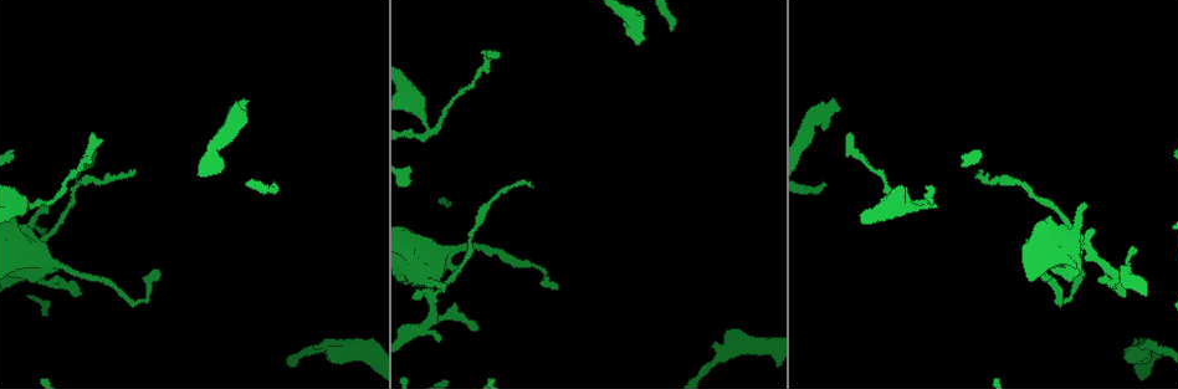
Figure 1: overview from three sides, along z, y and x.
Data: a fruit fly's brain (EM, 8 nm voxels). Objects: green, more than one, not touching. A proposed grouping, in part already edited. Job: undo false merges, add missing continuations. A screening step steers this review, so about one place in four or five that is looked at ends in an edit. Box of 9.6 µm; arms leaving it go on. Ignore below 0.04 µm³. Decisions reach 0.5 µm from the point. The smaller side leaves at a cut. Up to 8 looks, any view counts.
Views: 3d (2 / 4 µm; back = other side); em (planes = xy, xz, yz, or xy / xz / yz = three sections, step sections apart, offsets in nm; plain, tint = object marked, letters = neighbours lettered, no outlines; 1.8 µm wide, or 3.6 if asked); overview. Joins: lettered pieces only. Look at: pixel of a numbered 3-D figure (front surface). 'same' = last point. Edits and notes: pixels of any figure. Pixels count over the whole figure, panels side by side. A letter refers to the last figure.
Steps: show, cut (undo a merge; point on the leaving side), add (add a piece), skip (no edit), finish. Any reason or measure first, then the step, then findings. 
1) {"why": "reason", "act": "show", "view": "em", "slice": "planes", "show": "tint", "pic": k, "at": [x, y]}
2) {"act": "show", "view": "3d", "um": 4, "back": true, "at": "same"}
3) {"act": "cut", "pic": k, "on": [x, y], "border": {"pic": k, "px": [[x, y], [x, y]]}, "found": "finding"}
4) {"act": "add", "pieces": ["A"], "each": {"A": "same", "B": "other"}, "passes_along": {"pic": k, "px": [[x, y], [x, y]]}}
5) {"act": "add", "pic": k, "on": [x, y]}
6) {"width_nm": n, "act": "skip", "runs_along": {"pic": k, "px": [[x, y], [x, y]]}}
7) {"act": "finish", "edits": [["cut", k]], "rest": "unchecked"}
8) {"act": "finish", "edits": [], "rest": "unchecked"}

{"why": "an open end", "act": "show", "view": "em", "slice": "xy", "step": 8, "show": "letters", "pic": 1, "at": [488, 52]}

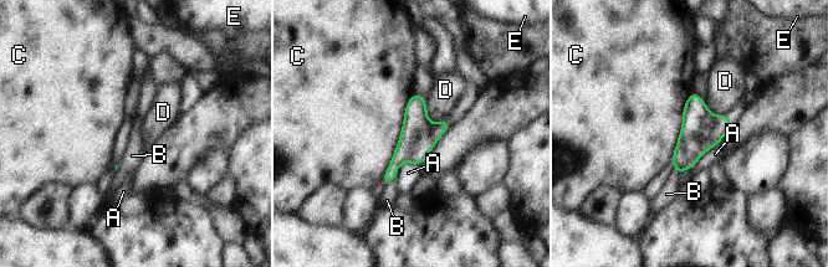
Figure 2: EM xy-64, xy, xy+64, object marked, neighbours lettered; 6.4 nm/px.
{"act": "skip", "each": {"A": "other", "B": "other", "C": "other", "D": "other", "E": "other"}, "border": {"pic": 2, "px": [[394, 180], [384, 184]]}, "found": "no lettered piece goes on from it"}

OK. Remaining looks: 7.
{"why": "small branch off a trunk", "act": "show", "view": "em", "slice": "planes", "show": "letters", "pic": 1, "at": [925, 206]}

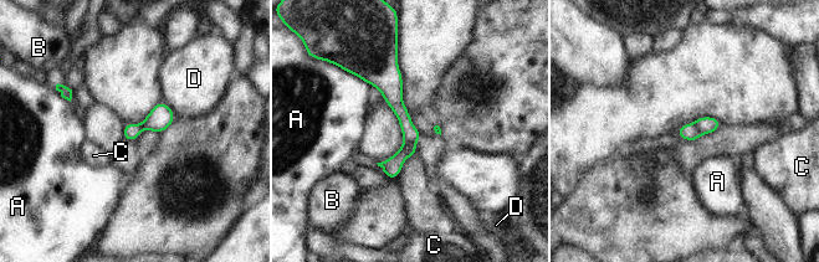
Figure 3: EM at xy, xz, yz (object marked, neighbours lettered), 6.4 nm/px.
{"width_nm": 110, "act": "cut", "pic": 3, "on": [705, 124], "each": {"A": "other", "B": "other", "C": "other", "D": "other"}, "border": {"pic": 3, "px": [[692, 123], [701, 133]]}, "found": "a second neuron is stuck on"}

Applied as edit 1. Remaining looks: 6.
{"why": "end of a long branch", "act": "show", "view": "3d", "um": 4, "pic": 1, "at": [835, 101]}

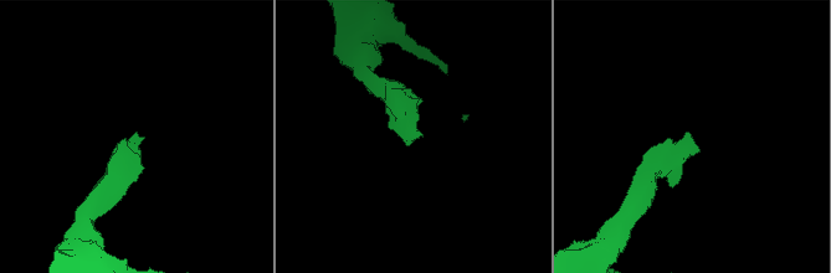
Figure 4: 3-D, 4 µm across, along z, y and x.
{"why": "need the tissue", "act": "show", "view": "em", "slice": "planes", "show": "letters", "pic": 4, "at": [143, 139]}

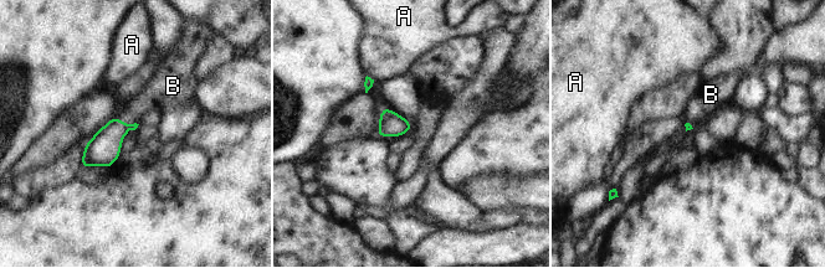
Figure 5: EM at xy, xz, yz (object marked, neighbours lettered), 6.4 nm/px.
{"act": "add", "pieces": ["B"], "each": {"A": "other", "B": "same"}, "passes_along": {"pic": 5, "px": [[103, 149], [127, 124], [154, 97]]}, "found": "it goes on there"}

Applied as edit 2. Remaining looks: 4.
{"act": "finish", "edits": [["cut", 3], ["add", 5]], "rest": "unchecked"}

